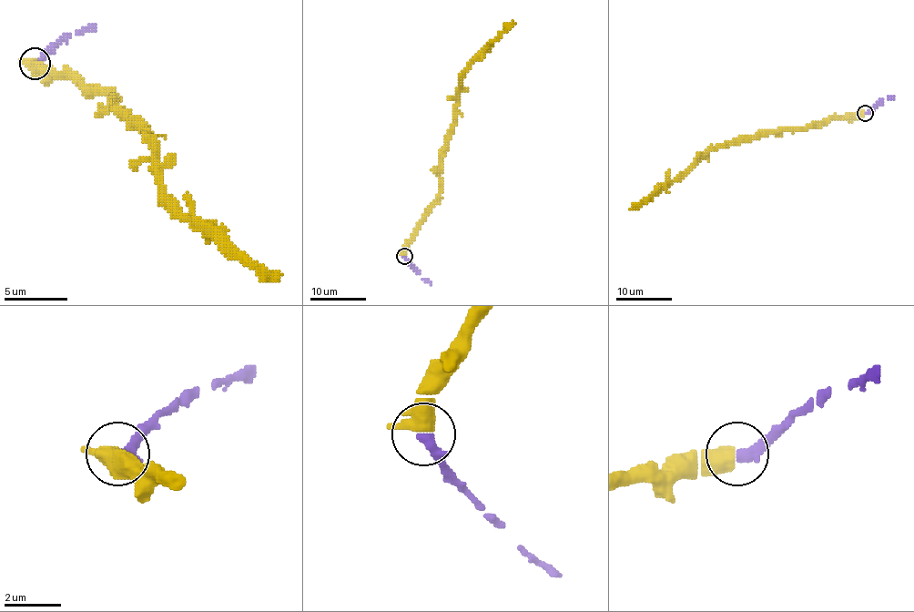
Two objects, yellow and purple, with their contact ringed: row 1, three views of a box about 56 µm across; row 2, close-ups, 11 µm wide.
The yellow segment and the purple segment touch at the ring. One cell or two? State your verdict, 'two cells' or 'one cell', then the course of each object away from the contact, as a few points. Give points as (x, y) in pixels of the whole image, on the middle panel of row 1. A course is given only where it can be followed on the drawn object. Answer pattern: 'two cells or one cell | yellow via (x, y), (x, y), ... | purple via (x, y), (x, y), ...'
one cell | yellow via (405, 254), (405, 243), (439, 194), (441, 152), (454, 121), (457, 87), (465, 69), (512, 21) | purple via (405, 256), (431, 284)

